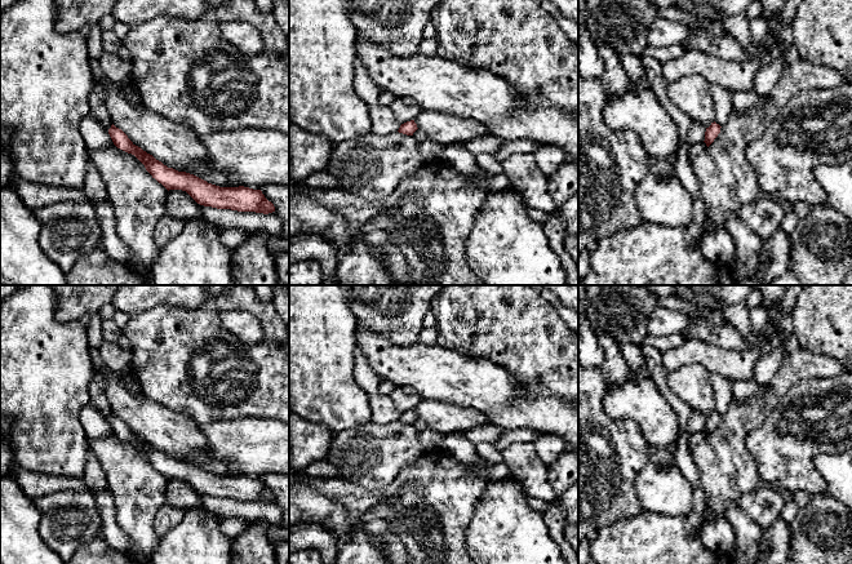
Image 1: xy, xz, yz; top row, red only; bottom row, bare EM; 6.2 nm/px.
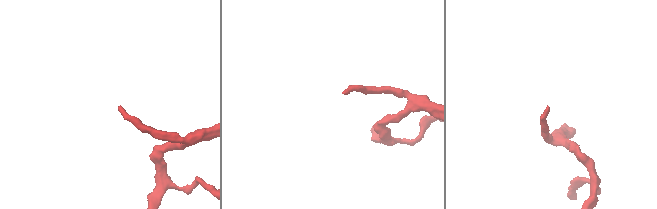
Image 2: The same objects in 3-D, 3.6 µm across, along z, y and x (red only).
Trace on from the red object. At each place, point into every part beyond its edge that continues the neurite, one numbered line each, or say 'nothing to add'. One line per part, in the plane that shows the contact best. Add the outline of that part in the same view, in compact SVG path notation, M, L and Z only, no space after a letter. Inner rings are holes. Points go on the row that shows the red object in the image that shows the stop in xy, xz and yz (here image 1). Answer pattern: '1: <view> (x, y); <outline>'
nothing to add

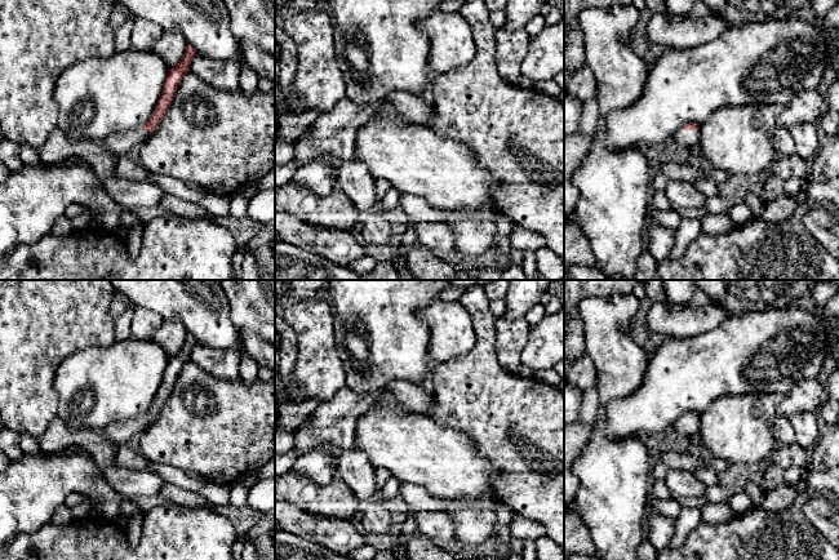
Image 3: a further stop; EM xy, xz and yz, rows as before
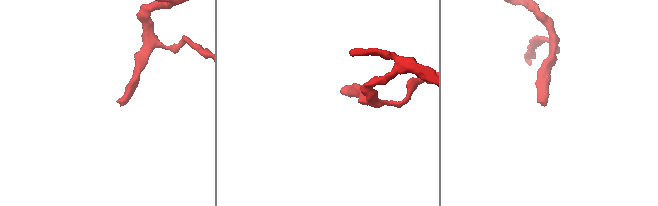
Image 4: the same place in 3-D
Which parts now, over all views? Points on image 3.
1: yz (684, 140); M679 129L672 138L680 148L687 150L700 142L700 130Z

